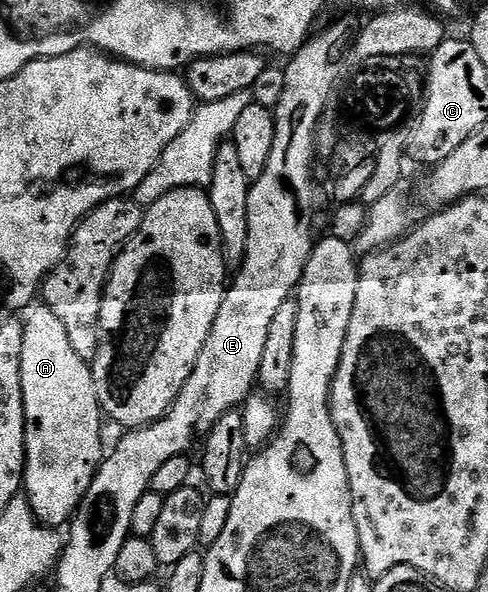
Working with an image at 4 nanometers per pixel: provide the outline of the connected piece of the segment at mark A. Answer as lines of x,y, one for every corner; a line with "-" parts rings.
40,304
27,311
23,324
22,400
26,456
22,490
36,519
44,526
60,528
80,507
85,492
94,480
96,470
104,460
106,445
104,446
104,434
100,431
102,411
98,392
94,388
92,367
82,360
82,356
78,356
78,352
74,352
74,347
70,345
70,335
66,333
62,320
58,320
58,316
54,316
48,306

